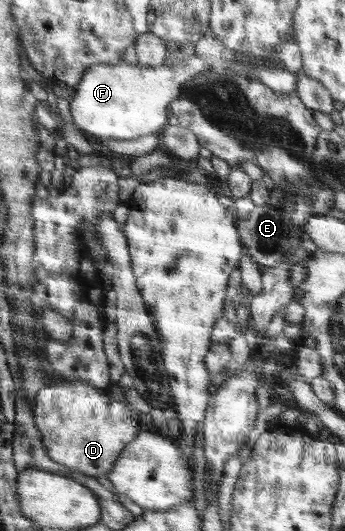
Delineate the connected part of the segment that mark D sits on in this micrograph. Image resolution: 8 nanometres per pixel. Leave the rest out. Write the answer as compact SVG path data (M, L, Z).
M60 381L59 384L50 384L36 395L36 406L32 410L34 425L40 432L47 456L60 465L76 470L79 476L98 478L107 475L125 447L140 434L140 415L136 415L120 400L115 400L108 392L98 391L88 383Z

